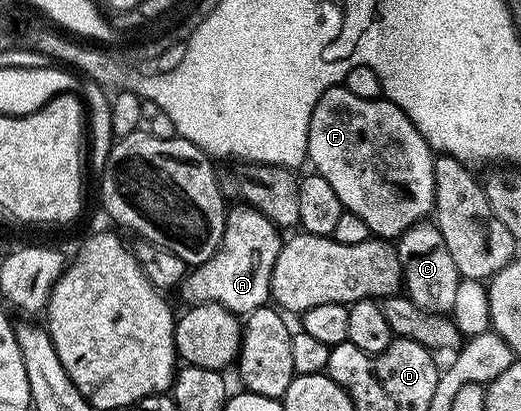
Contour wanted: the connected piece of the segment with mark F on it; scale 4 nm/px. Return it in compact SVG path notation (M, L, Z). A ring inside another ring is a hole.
M338 85L331 89L327 89L327 93L323 93L323 97L319 97L319 101L311 113L311 125L309 126L309 154L307 159L310 164L313 162L312 170L325 178L331 185L331 189L335 189L335 193L339 197L339 201L344 210L355 213L359 217L363 217L363 221L367 221L370 232L372 232L374 236L382 239L390 241L396 240L408 227L415 226L416 223L430 218L433 210L433 198L435 197L434 158L435 155L430 148L429 141L422 137L419 133L419 129L415 129L415 125L407 117L407 113L403 113L403 109L399 109L396 102L390 101L384 97L379 99L355 97L355 93L351 93L344 85Z

